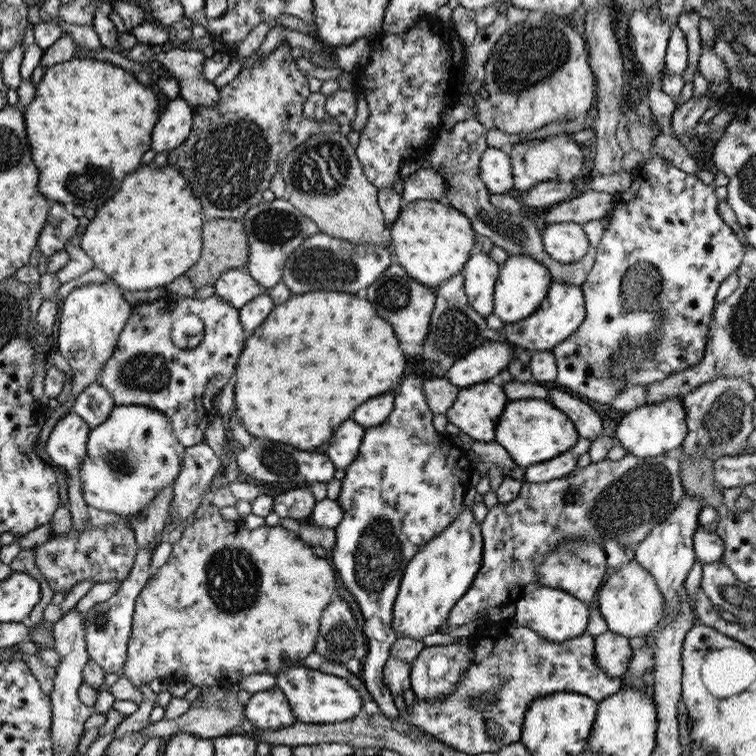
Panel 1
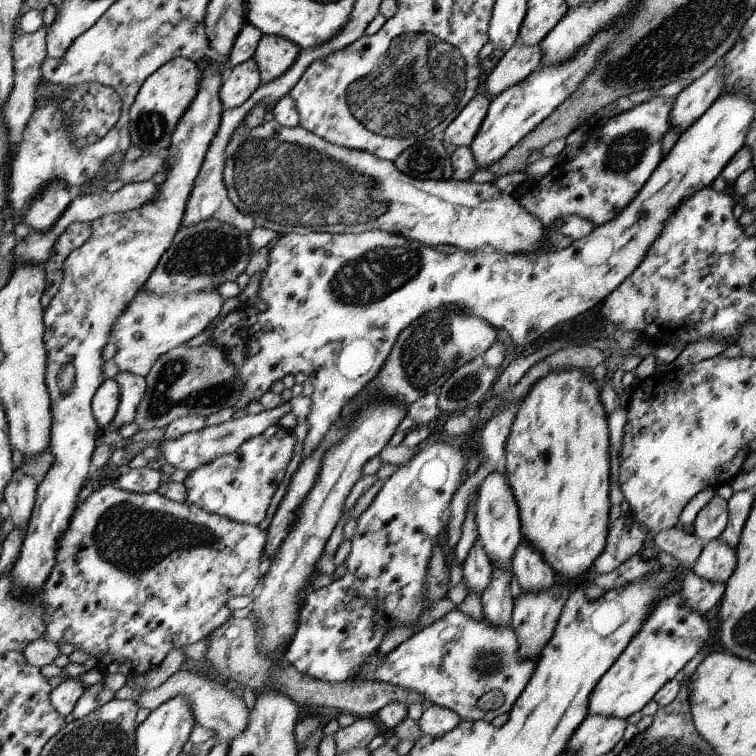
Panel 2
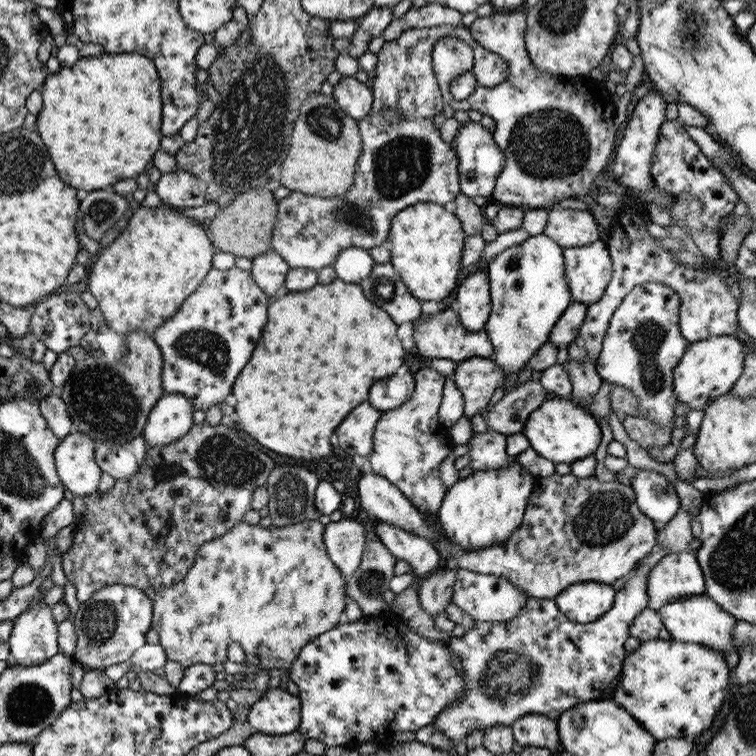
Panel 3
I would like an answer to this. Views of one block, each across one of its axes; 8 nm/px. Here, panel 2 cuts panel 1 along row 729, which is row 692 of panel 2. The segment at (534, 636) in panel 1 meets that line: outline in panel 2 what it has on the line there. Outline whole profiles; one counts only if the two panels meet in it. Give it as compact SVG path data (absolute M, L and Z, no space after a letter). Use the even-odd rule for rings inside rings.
M454 610L412 634L381 661L377 653L371 655L358 679L371 679L413 691L433 705L455 711L464 721L481 719L492 723L494 718L514 708L514 702L522 695L534 673L538 658L520 659L518 648L517 635L511 624L495 626ZM491 690L502 692L506 699L504 704L498 710L479 710L479 698Z

